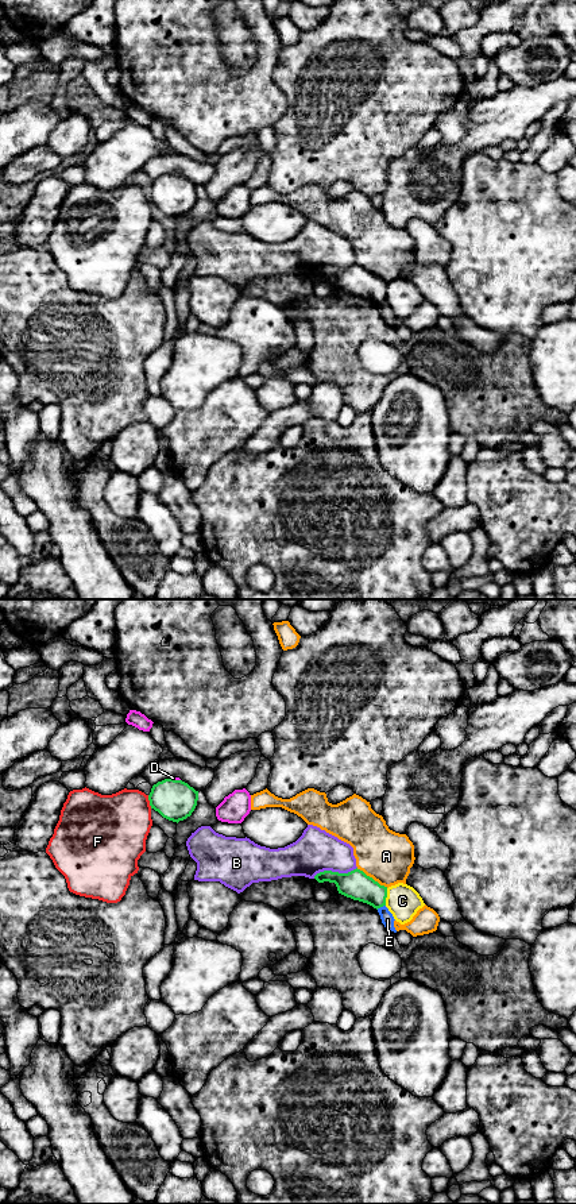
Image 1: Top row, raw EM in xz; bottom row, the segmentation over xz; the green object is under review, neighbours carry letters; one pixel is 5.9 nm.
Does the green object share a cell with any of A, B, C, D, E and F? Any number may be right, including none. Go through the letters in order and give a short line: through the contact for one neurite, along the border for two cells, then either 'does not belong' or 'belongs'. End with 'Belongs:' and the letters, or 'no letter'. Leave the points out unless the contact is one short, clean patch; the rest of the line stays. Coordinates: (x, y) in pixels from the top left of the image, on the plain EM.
A: does not belong
B: does not belong
C: does not belong
D: does not belong
E: line xz (385, 300), (377, 304); does not belong
F: does not belong
Belongs: no letter

